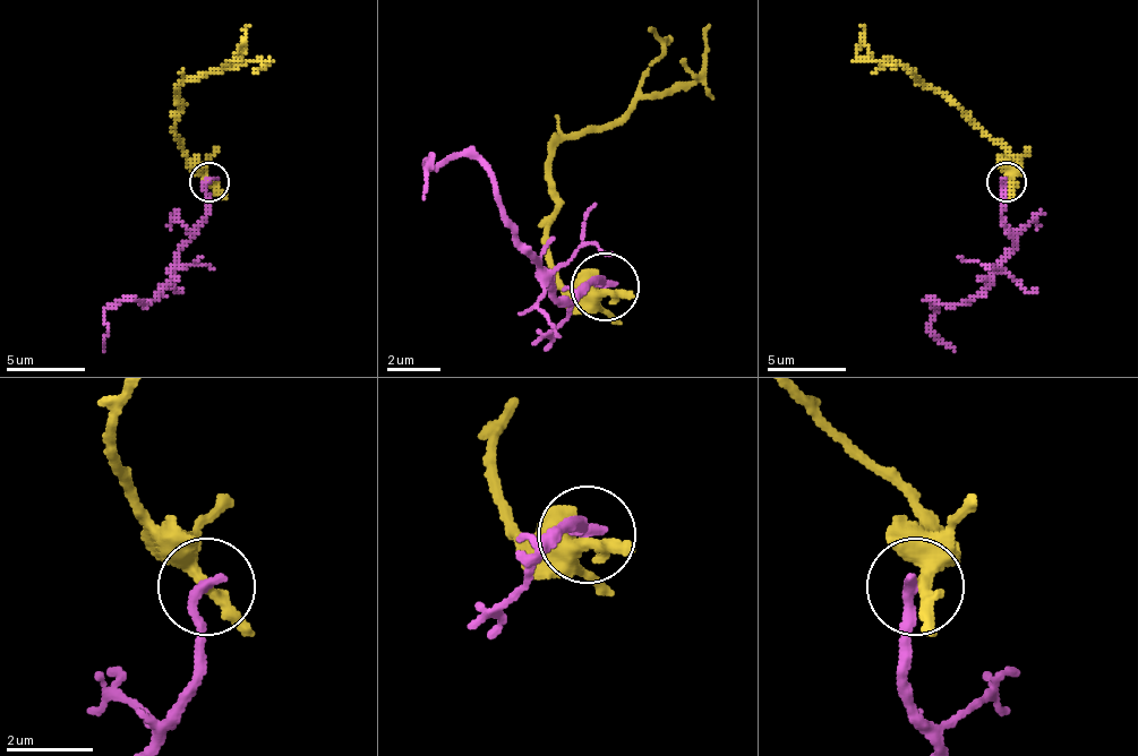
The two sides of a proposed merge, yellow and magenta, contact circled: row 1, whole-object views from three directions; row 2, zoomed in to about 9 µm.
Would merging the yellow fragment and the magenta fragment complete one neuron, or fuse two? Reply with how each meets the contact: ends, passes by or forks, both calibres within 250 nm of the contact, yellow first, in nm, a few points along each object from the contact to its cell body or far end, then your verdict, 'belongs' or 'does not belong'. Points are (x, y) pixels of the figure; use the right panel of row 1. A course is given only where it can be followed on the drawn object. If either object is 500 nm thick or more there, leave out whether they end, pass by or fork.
yellow passes by; magenta ends; calibres 340 and 280 nm; course yellow (1006, 179), (1009, 159), (998, 143), (934, 88), (891, 61), (852, 61); course magenta (1006, 182), (1001, 225), (1014, 249), (1001, 269), (974, 297), (947, 305), (931, 300), (931, 328), (955, 351); does not belong

